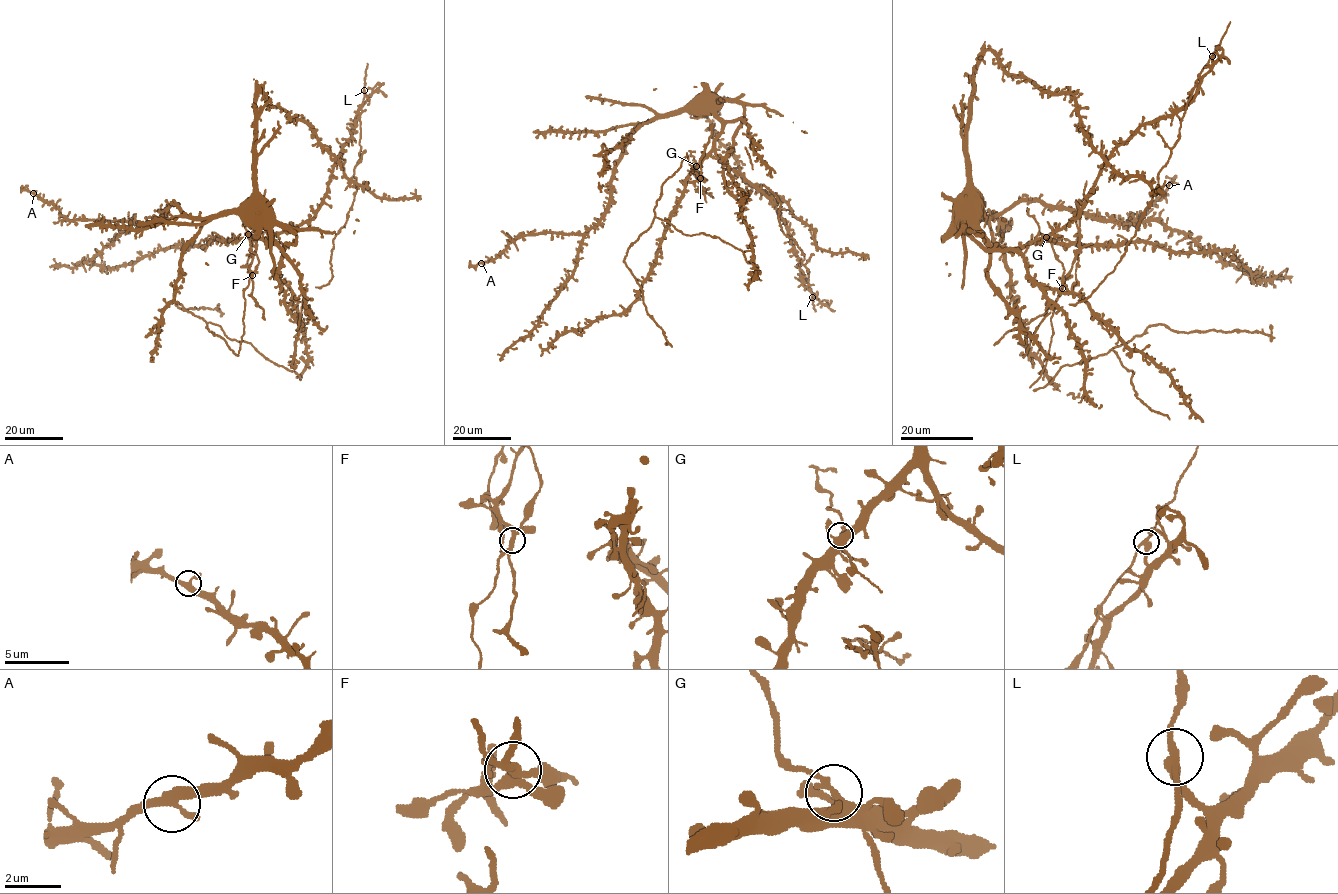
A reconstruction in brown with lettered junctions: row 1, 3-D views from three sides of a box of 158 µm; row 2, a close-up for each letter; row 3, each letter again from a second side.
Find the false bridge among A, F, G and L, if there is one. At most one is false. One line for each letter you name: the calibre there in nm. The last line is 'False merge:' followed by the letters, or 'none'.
F: Thickness 280 nm
False merge: F

